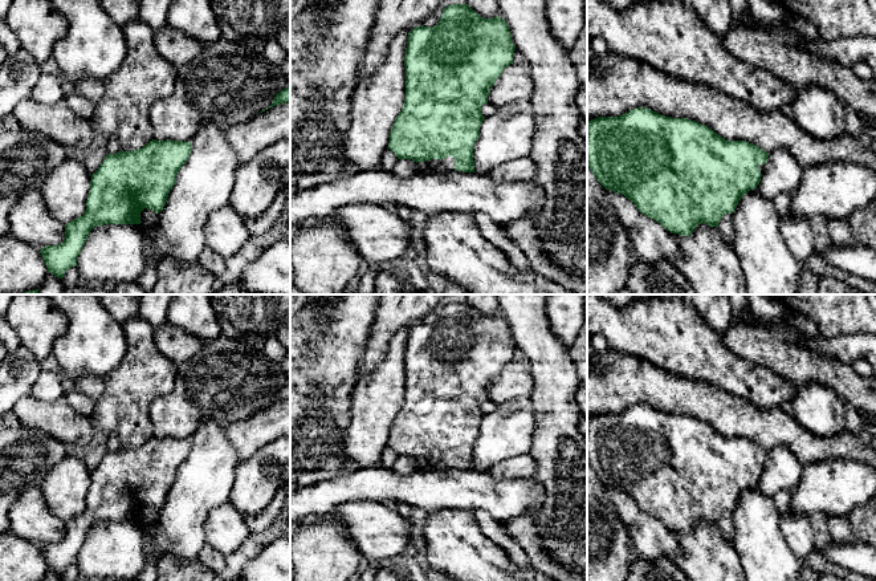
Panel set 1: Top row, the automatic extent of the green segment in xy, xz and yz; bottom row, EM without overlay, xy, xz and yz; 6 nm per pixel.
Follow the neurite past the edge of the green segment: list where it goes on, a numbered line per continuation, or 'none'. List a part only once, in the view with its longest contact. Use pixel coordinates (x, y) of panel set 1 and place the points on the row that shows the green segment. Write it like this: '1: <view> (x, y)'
1: xz (434, 166)

